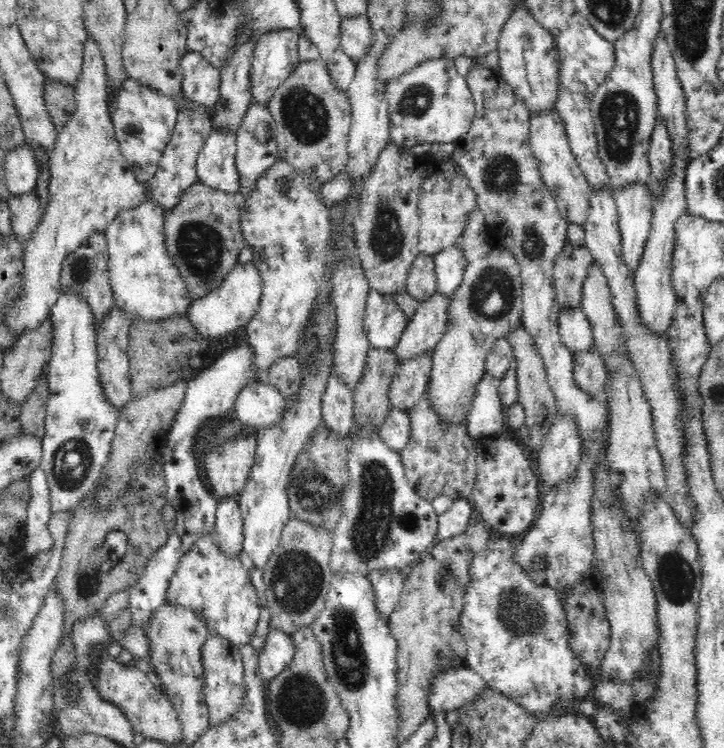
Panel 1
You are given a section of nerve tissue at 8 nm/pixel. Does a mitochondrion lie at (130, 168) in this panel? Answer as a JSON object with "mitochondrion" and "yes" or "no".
{"mitochondrion":"no"}

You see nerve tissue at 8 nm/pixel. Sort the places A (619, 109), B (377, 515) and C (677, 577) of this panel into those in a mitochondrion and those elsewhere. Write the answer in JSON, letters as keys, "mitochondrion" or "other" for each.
{"A":"mitochondrion","B":"mitochondrion","C":"mitochondrion"}

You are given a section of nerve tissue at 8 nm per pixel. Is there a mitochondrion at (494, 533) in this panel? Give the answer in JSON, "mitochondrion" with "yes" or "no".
{"mitochondrion":"no"}

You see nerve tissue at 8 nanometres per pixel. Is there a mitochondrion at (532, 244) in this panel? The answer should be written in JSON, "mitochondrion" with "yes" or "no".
{"mitochondrion":"yes"}

